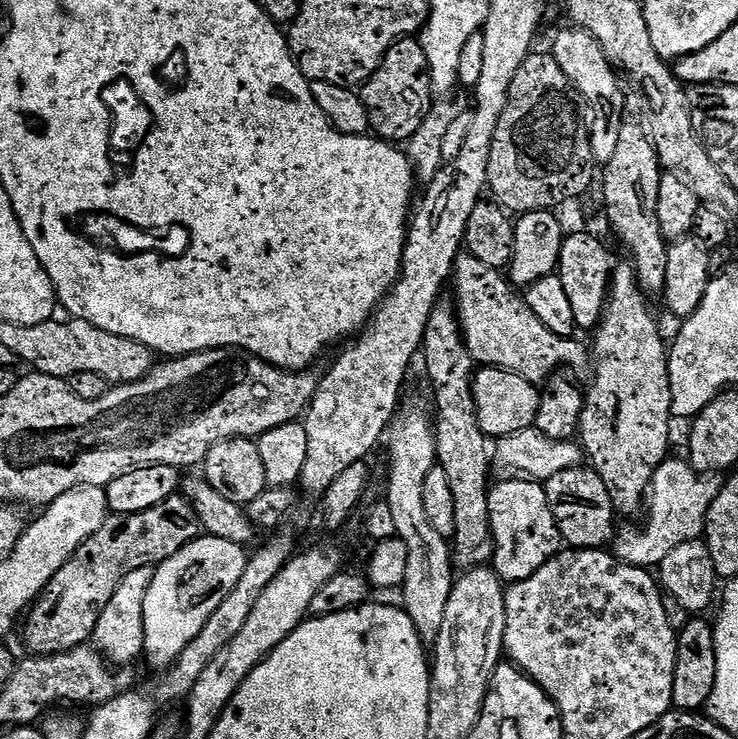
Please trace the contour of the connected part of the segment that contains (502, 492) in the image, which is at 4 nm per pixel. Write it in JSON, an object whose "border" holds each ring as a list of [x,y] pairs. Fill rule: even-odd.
{"border":[[[504,478],[488,489],[492,541],[496,543],[494,571],[505,585],[533,576],[551,556],[561,551],[560,531],[548,505],[544,484],[527,478]]]}

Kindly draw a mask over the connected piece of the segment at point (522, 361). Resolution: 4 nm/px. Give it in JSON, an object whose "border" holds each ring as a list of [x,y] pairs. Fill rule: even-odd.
{"border":[[[462,254],[456,260],[455,284],[454,303],[456,314],[460,317],[460,329],[464,331],[464,341],[477,365],[504,368],[537,386],[543,385],[545,380],[561,370],[568,370],[564,368],[580,372],[587,364],[589,367],[589,345],[587,348],[579,344],[579,339],[546,330],[501,269],[491,268],[486,266],[486,262],[478,262],[478,258]]]}

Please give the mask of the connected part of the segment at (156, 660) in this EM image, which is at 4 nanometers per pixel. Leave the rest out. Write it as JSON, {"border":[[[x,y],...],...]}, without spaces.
{"border":[[[201,535],[190,541],[178,554],[174,554],[169,560],[164,560],[152,573],[150,590],[146,590],[146,601],[143,610],[144,632],[144,658],[149,664],[166,670],[171,667],[182,652],[198,636],[202,627],[206,626],[207,619],[222,604],[223,599],[234,590],[240,578],[242,570],[246,570],[249,553],[243,547],[234,542],[226,542],[217,536]]]}

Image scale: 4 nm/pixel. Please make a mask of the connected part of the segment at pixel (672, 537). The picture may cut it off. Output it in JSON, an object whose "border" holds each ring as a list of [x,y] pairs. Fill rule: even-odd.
{"border":[[[669,458],[663,460],[658,466],[658,470],[652,479],[652,485],[648,487],[648,495],[646,497],[646,515],[643,517],[644,525],[640,529],[624,528],[615,533],[614,536],[614,555],[617,560],[621,560],[624,564],[629,564],[635,568],[655,569],[662,562],[662,558],[666,558],[666,554],[670,554],[678,546],[682,546],[682,542],[690,542],[691,540],[701,539],[704,535],[704,523],[706,522],[706,514],[710,510],[710,506],[714,502],[714,498],[718,498],[722,480],[719,475],[700,475],[691,467],[687,459],[675,460]]]}

